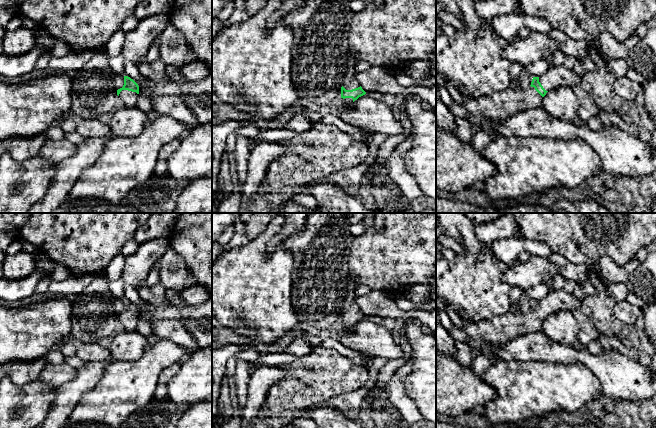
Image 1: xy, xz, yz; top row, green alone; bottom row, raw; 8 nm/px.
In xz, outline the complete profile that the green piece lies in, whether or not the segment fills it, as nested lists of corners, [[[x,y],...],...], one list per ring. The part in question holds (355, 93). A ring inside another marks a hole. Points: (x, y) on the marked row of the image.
[[[348,55],[347,73],[343,80],[341,98],[339,99],[342,103],[347,105],[366,94],[359,82],[355,79],[355,75],[357,74],[355,70],[356,64],[357,61]]]

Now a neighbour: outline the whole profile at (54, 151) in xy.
[[[67,139],[48,140],[40,149],[39,154],[43,159],[54,164],[72,156],[77,151],[77,146]]]

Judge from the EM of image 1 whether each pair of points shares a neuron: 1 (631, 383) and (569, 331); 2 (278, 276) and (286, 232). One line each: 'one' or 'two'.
1: two
2: two

